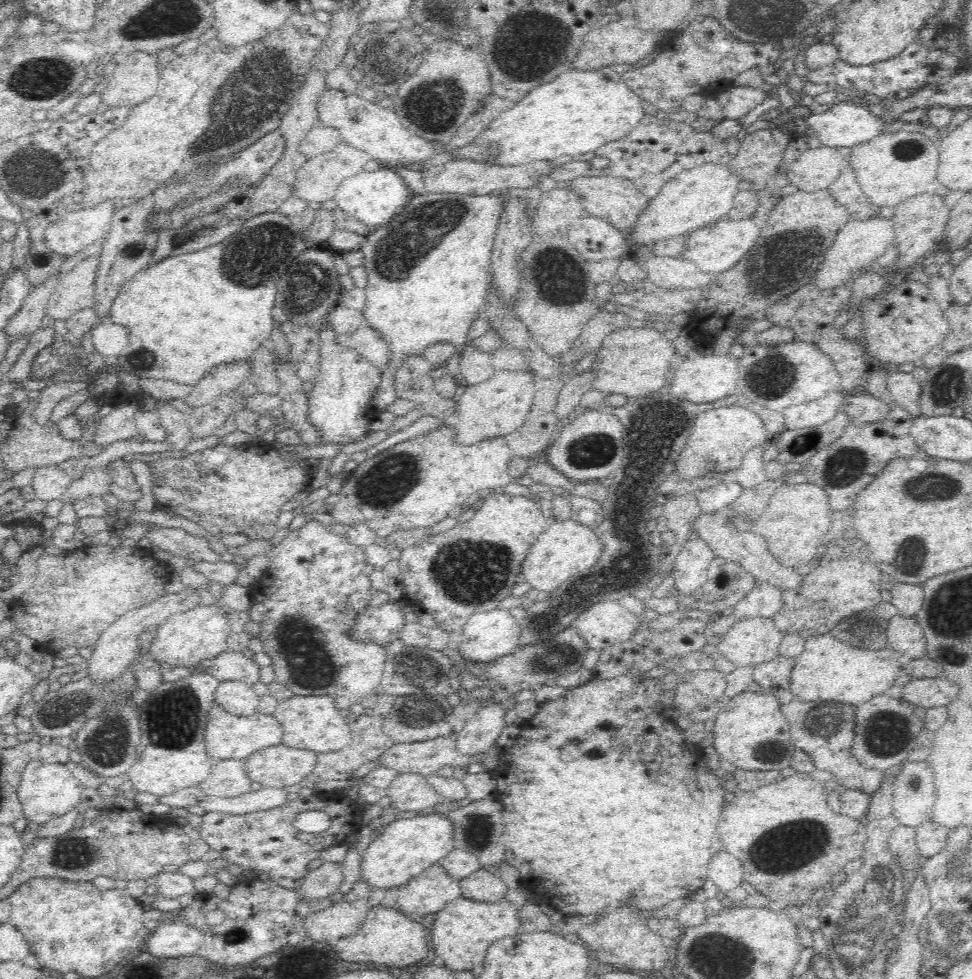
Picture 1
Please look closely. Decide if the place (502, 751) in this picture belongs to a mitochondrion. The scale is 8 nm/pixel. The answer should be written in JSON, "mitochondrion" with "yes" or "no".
{"mitochondrion":"no"}

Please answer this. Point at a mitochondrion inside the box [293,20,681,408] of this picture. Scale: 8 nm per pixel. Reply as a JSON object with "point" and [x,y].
{"point":[394,255]}

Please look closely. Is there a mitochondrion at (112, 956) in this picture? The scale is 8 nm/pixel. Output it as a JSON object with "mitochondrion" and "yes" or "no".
{"mitochondrion":"no"}

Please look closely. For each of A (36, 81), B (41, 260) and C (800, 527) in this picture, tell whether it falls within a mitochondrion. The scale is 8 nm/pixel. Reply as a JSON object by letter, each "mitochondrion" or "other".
{"A":"mitochondrion","B":"other","C":"other"}

